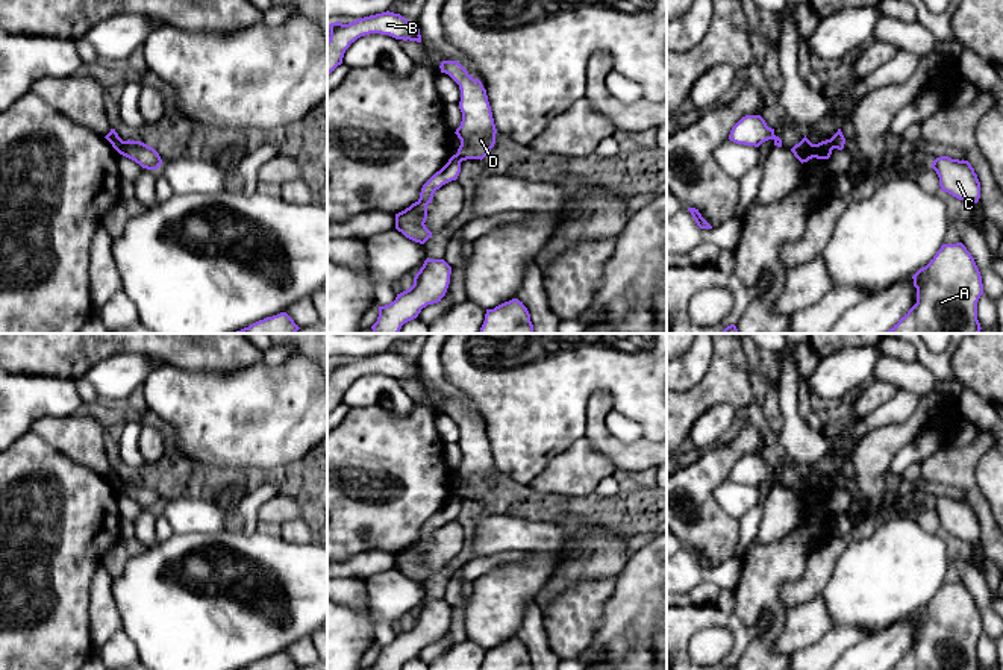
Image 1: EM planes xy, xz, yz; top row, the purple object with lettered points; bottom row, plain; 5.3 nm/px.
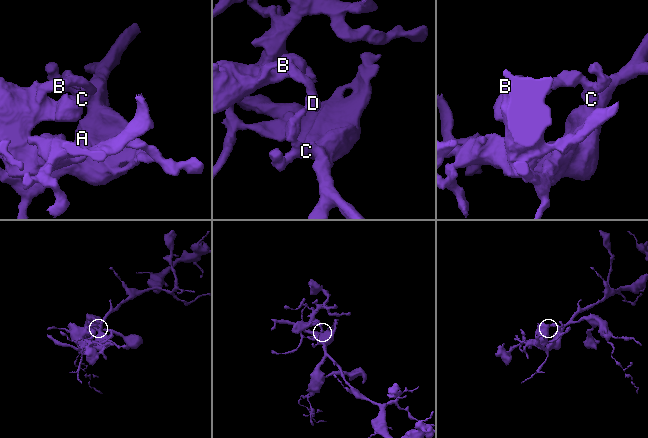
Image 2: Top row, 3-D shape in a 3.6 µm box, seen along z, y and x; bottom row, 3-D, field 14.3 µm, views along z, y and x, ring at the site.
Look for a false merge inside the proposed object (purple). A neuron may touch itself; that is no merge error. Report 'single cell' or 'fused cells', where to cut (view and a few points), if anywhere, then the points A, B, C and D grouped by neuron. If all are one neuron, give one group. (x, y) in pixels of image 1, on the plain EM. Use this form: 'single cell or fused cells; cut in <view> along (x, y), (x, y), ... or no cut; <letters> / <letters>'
fused cells; cut in xy along (121, 479), (115, 488); A C / B D

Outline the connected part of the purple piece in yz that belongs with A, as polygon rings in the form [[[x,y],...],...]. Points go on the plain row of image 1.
[[[962,582],[942,584],[933,599],[914,615],[914,626],[917,628],[917,643],[898,659],[889,670],[980,670],[977,659],[977,641],[983,634],[983,623],[980,611],[974,597]]]

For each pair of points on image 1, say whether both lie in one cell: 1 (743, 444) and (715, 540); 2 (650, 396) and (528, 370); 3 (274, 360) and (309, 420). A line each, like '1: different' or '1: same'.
1: same
2: same
3: different

